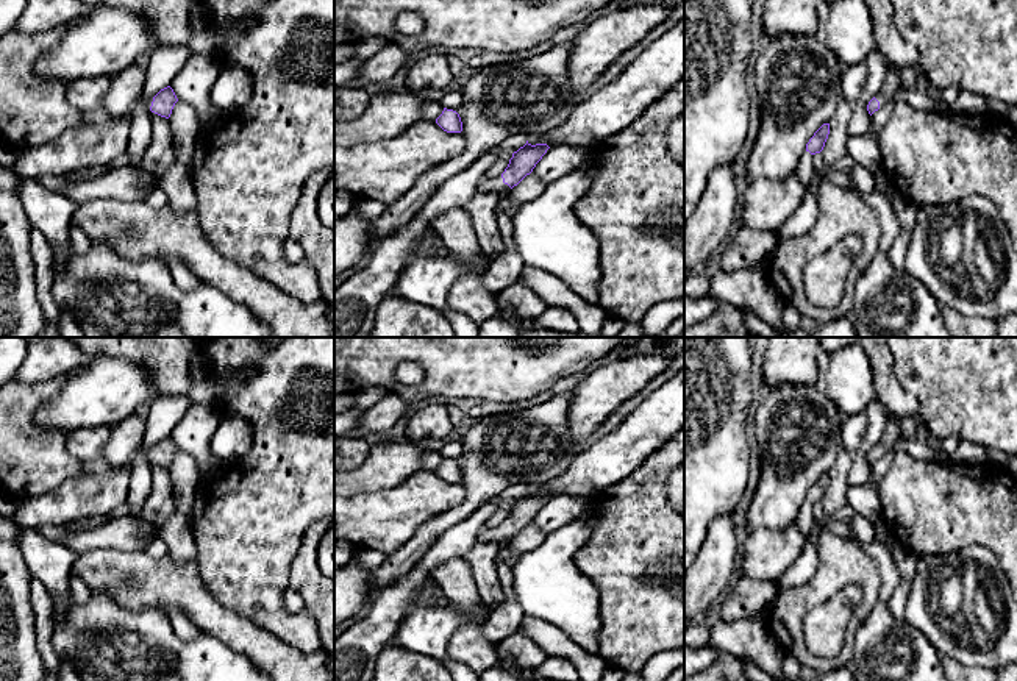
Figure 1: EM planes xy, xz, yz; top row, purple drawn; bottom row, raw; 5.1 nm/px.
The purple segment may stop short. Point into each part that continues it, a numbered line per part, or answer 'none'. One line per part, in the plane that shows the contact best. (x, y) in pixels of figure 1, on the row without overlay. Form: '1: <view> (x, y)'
1: xz (497, 536)

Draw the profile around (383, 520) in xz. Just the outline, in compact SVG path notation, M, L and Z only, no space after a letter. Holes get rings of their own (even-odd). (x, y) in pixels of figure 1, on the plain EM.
M420 470L387 490L334 497L334 540L344 539L358 548L397 551L430 519L462 503L461 483L447 483L436 472Z

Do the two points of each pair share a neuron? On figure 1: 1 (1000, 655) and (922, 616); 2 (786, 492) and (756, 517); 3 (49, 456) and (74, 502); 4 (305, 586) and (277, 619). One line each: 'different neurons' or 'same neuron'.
1: same neuron
2: same neuron
3: different neurons
4: different neurons

